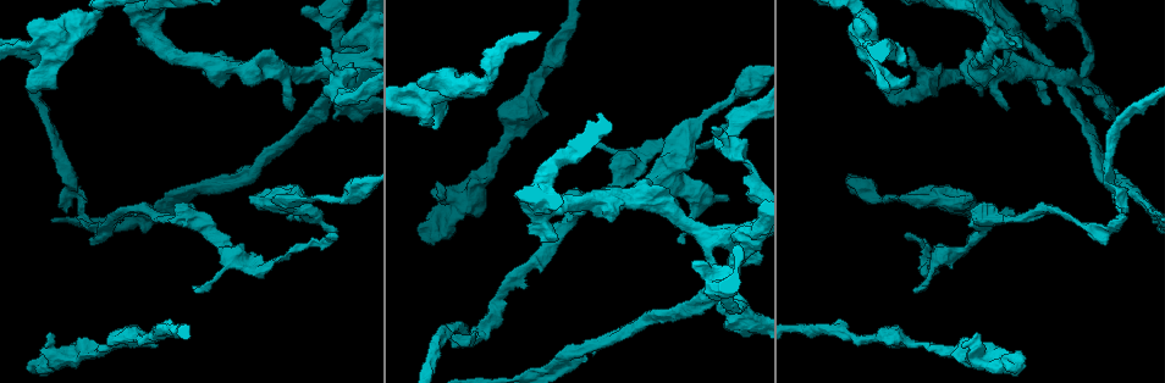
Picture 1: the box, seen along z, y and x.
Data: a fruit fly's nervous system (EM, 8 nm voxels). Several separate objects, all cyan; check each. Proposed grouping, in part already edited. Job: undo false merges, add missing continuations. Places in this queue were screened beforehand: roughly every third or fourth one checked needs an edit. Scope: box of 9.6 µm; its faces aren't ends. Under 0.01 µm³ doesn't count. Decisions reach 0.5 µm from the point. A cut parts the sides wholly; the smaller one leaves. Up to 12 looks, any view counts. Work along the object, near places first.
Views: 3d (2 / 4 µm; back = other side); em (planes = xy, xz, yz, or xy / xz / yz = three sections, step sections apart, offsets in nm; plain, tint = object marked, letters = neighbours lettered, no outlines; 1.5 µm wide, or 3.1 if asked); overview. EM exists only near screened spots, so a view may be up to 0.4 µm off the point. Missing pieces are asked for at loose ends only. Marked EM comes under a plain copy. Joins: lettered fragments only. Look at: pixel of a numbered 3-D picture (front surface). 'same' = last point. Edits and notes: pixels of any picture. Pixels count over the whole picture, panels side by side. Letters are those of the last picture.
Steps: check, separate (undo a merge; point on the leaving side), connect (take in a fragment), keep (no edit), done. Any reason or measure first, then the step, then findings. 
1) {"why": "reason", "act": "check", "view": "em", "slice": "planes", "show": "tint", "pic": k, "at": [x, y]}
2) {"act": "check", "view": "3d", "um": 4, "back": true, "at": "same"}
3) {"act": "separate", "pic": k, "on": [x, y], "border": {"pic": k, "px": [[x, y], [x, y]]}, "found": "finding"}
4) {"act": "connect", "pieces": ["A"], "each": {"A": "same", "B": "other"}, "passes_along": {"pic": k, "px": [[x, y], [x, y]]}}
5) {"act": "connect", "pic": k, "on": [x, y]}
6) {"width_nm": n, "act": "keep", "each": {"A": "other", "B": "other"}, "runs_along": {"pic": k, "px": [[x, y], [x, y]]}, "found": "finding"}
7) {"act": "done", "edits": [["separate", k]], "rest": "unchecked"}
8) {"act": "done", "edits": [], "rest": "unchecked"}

{"why": "stops while still wide", "act": "check", "view": "3d", "um": 4, "pic": 1, "at": [45, 335]}

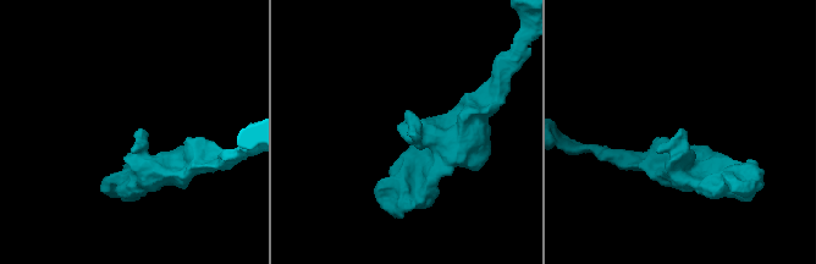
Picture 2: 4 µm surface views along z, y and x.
{"why": "need the tissue", "act": "check", "view": "em", "slice": "planes", "show": "letters", "pic": 2, "at": [682, 128]}

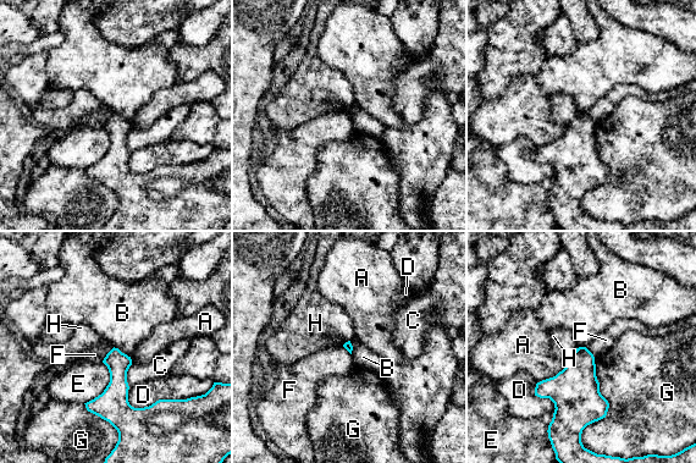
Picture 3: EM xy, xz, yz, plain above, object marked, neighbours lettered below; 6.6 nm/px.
{"act": "keep", "each": {"A": "other", "B": "other", "C": "other", "D": "other", "E": "other", "F": "other", "G": "other", "H": "other"}, "border": {"pic": 3, "px": [[114, 346], [130, 357]]}, "found": "none of them fits"}

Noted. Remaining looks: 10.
{"why": "stops while still wide", "act": "check", "view": "3d", "um": 2, "pic": 1, "at": [907, 65]}

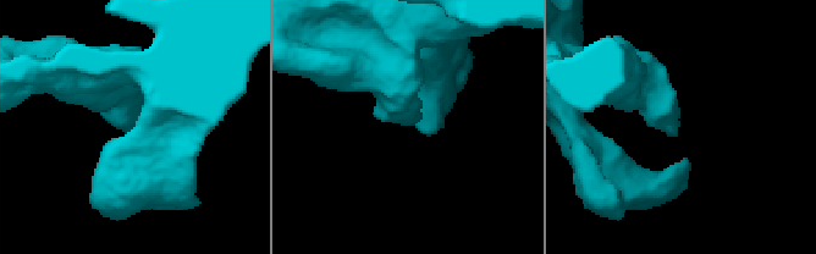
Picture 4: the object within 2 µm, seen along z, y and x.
{"act": "check", "view": "em", "slice": "planes", "show": "letters", "pic": 4, "at": [406, 125]}

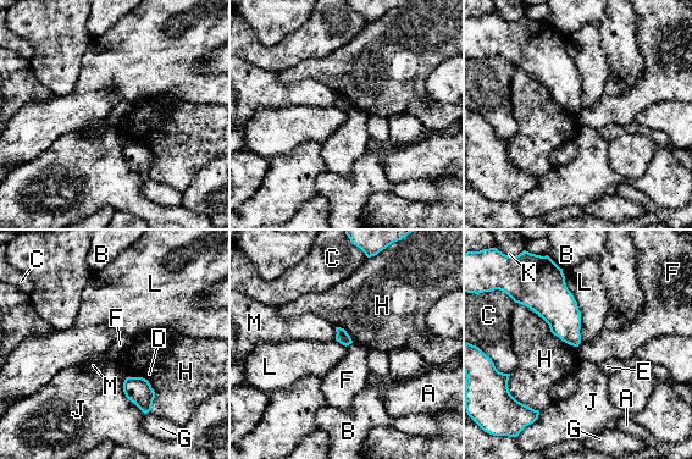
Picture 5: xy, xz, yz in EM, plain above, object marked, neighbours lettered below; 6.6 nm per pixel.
{"act": "keep", "each": {"A": "other", "B": "other", "C": "other", "D": "other", "E": "other", "F": "other", "G": "other", "H": "other", "J": "other", "K": "other", "L": "other", "M": "other"}, "border": {"pic": 5, "px": [[564, 277], [579, 310], [581, 341]]}, "found": "no lettered fragment goes on from it"}

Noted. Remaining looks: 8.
{"why": "thick end", "act": "check", "view": "3d", "um": 4, "pic": 1, "at": [532, 230]}

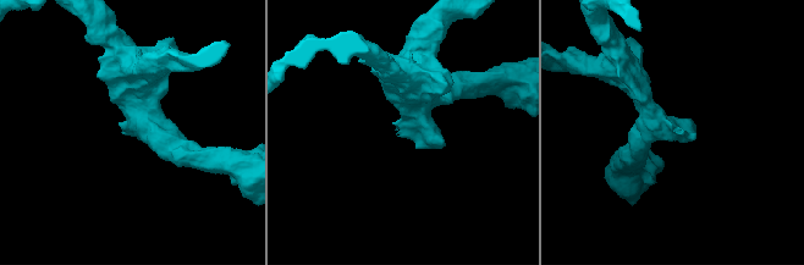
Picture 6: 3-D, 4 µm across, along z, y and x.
{"why": "now the EM", "act": "check", "view": "em", "slice": "planes", "show": "letters", "pic": 6, "at": [397, 132]}

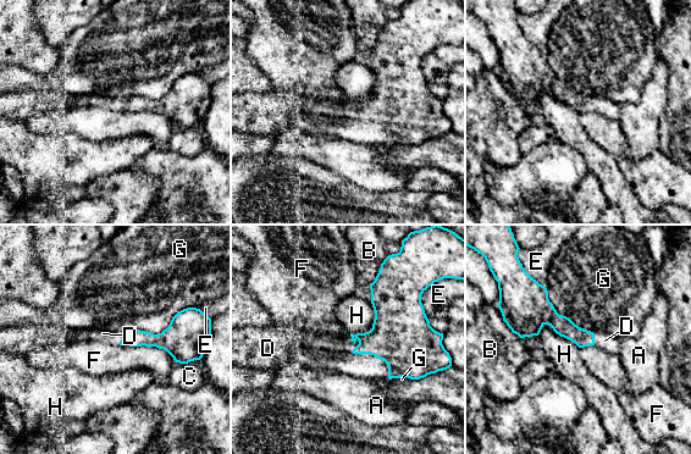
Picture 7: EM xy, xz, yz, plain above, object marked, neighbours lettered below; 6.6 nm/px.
{"act": "connect", "pieces": ["D"], "each": {"A": "other", "B": "other", "C": "other", "D": "same", "E": "other", "F": "other", "G": "other", "H": "other"}, "found": "it goes on there"}

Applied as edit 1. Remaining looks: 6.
{"why": "calibre changes", "act": "check", "view": "em", "slice": "planes", "show": "letters", "pic": 1, "at": [928, 257]}

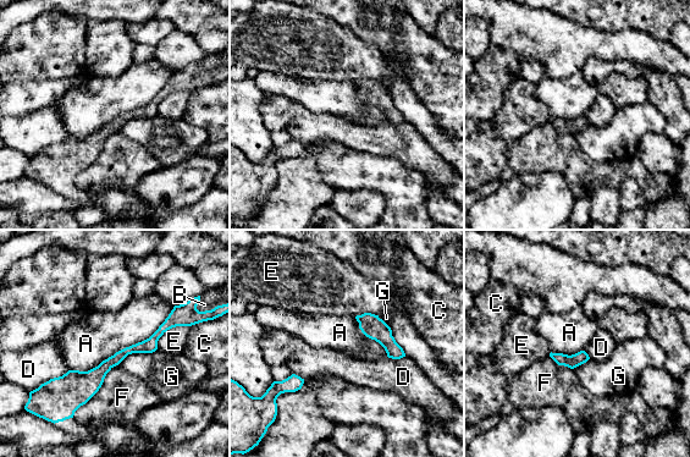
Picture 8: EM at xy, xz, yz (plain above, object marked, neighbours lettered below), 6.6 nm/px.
{"act": "keep", "each": {"A": "other", "B": "other", "C": "other", "D": "other", "E": "other", "F": "other", "G": "other"}, "border": {"pic": 8, "px": [[175, 306], [148, 337], [68, 370]]}, "found": "all the same neuron"}

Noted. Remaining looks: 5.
{"why": "an open end", "act": "check", "view": "em", "slice": "yz", "step": 8, "show": "tint", "pic": 1, "at": [291, 216]}

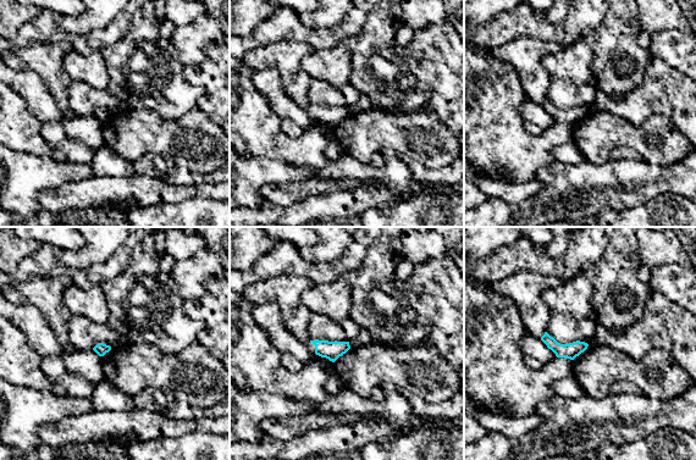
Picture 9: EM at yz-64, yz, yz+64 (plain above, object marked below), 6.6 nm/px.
{"why": "another direction", "act": "check", "view": "em", "slice": "planes", "show": "letters", "at": "same"}

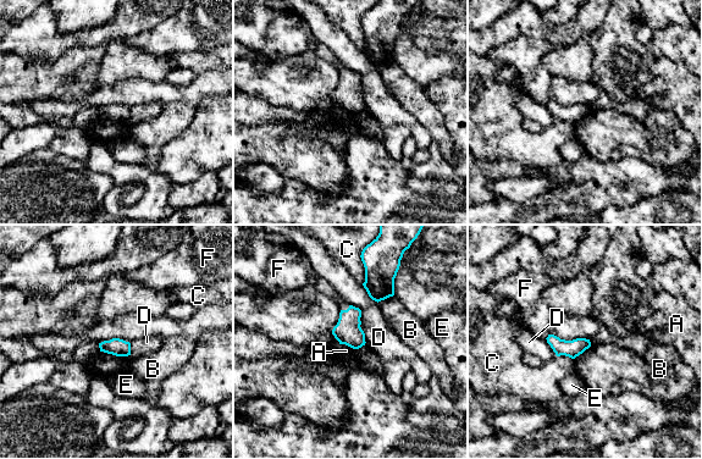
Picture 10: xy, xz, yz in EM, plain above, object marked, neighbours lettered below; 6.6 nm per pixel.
{"act": "keep", "each": {"A": "other", "B": "other", "C": "other", "D": "other", "E": "other", "F": "other"}, "border": {"pic": 10, "px": [[349, 304], [360, 310], [361, 321]]}, "found": "no lettered fragment goes on from it"}

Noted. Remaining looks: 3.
{"act": "done", "edits": [["connect", 7]], "rest": "unchecked"}

